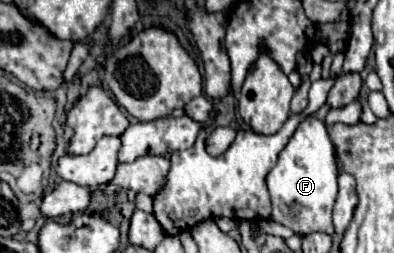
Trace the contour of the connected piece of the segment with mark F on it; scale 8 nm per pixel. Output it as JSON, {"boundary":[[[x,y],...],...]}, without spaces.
{"boundary":[[[308,116],[292,134],[278,156],[276,166],[266,176],[266,186],[272,200],[270,218],[292,228],[296,234],[326,232],[334,234],[332,208],[338,196],[338,170],[334,158],[334,144],[328,136],[326,124],[316,116]]]}

